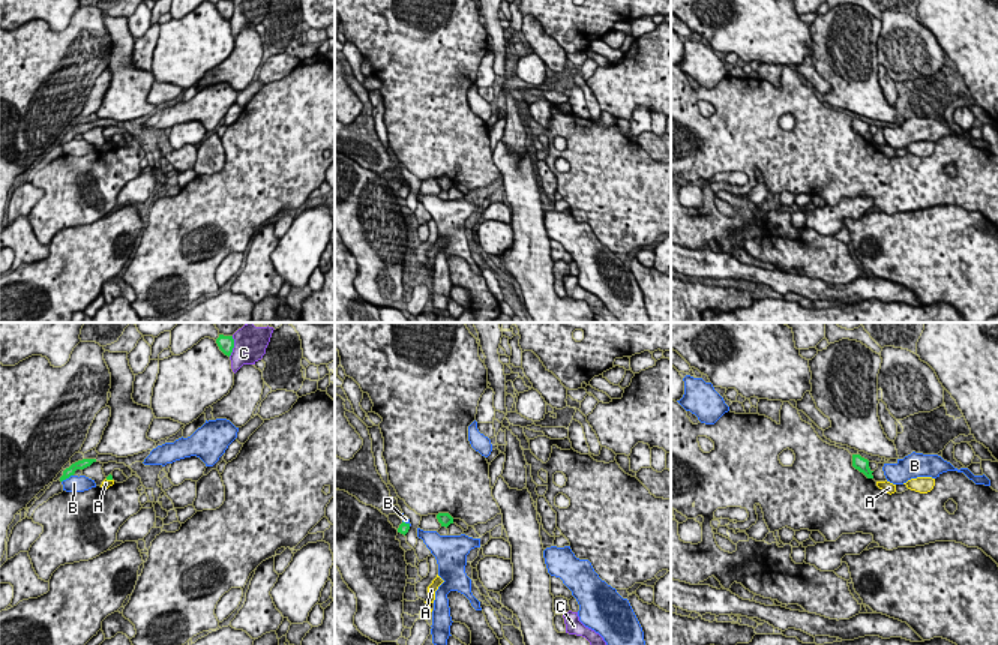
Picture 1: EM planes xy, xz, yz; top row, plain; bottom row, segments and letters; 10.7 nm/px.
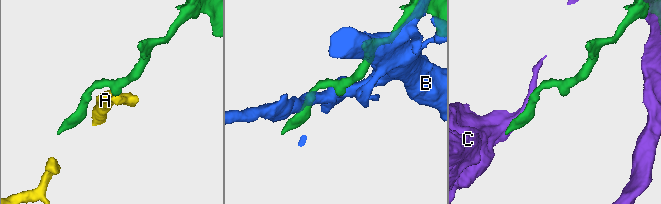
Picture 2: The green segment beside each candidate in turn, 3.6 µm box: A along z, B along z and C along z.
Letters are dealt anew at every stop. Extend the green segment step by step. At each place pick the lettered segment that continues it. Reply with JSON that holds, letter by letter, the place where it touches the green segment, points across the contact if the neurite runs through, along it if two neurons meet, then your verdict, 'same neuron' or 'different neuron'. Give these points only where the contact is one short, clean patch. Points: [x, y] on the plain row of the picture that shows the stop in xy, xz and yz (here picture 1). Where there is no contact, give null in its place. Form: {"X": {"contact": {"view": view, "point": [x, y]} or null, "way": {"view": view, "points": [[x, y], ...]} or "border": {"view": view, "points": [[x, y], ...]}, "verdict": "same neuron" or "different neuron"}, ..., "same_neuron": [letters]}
{"A": {"contact": {"view": "xy", "point": [108, 143]}, "border": {"view": "xy", "points": [[105, 143], [111, 144]]}, "verdict": "different neuron"}, "B": {"contact": {"view": "xy", "point": [66, 141]}, "verdict": "different neuron"}, "C": {"contact": {"view": "xy", "point": [233, 11]}, "verdict": "different neuron"}, "same_neuron": []}

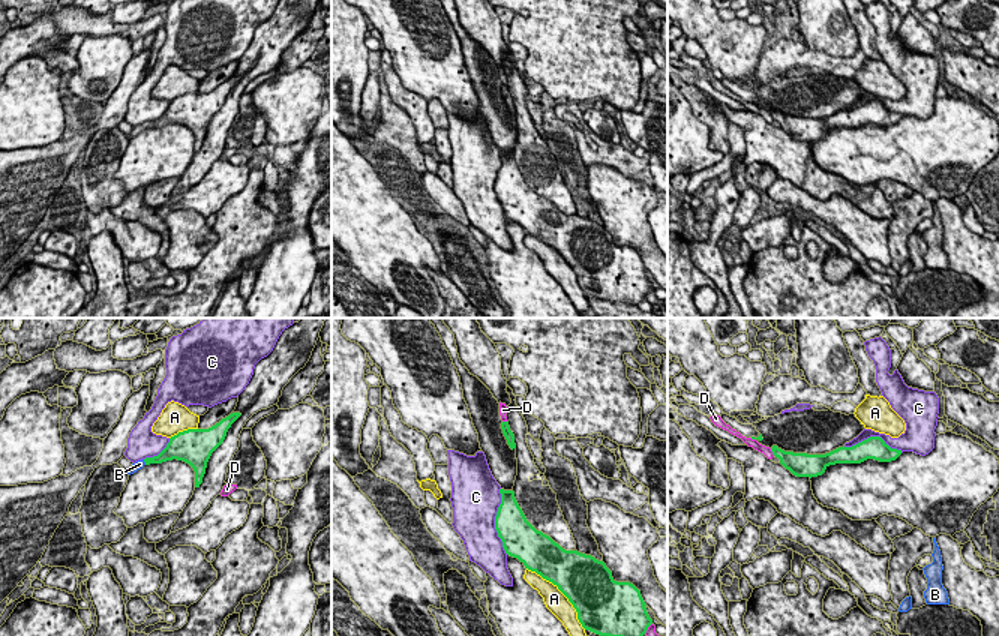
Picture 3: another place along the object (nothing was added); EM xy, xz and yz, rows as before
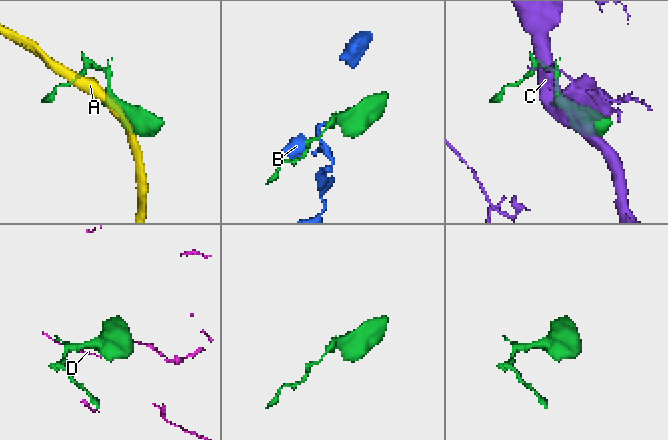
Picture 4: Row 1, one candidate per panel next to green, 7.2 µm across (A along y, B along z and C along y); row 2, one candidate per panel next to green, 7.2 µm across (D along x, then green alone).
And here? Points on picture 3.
{"A": {"contact": {"view": "xz", "point": [561, 255]}, "verdict": "different neuron"}, "B": {"contact": {"view": "xy", "point": [144, 125]}, "way": {"view": "xy", "points": [[165, 119], [158, 123], [144, 125], [140, 128]]}, "verdict": "same neuron"}, "C": {"contact": {"view": "xz", "point": [495, 185]}, "verdict": "different neuron"}, "D": {"contact": {"view": "yz", "point": [771, 114]}, "verdict": "different neuron"}, "same_neuron": ["B"]}

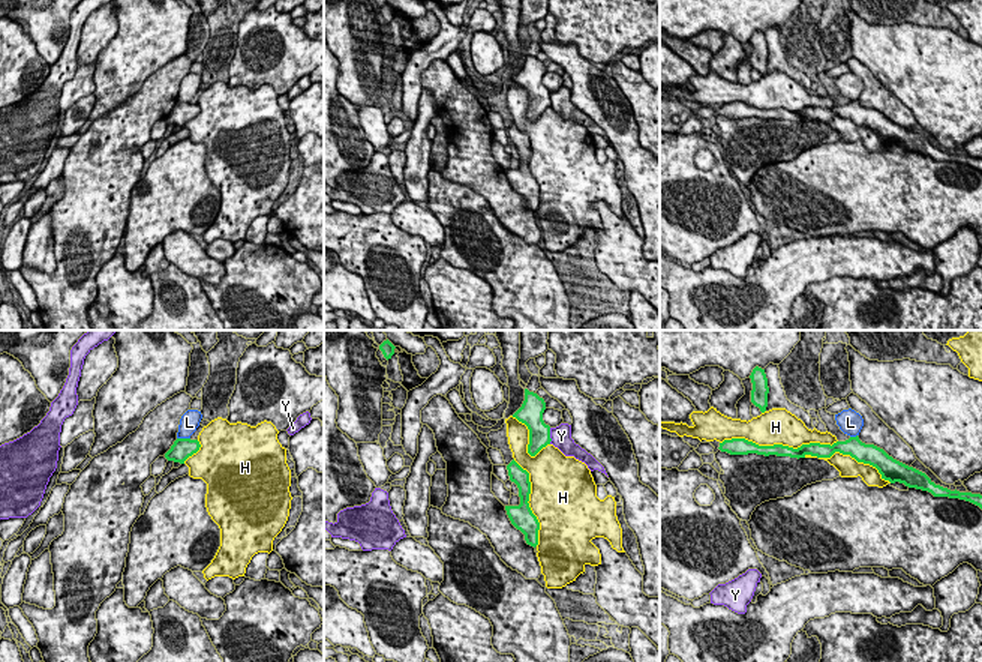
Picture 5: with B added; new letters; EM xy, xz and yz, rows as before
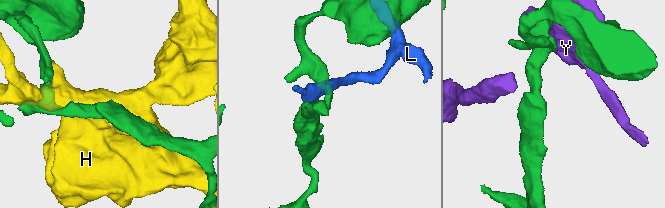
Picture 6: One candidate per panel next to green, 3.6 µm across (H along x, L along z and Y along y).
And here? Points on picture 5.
{"H": {"contact": {"view": "yz", "point": [778, 108]}, "verdict": "different neuron"}, "L": {"contact": {"view": "xy", "point": [183, 102]}, "border": {"view": "xy", "points": [[177, 101], [189, 102]]}, "verdict": "different neuron"}, "Y": {"contact": {"view": "xz", "point": [549, 99]}, "verdict": "different neuron"}, "same_neuron": []}

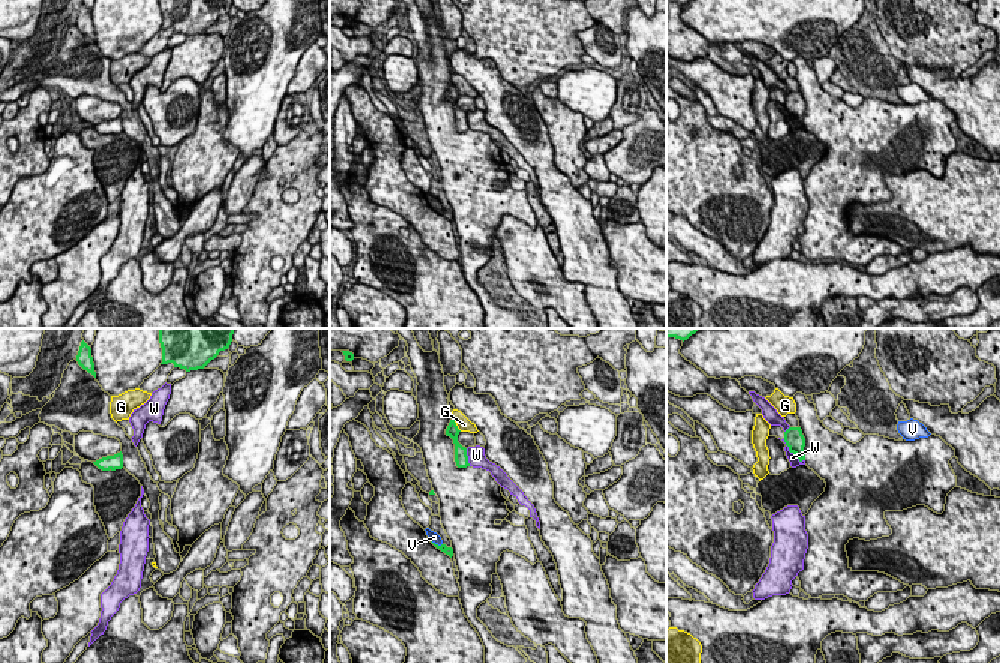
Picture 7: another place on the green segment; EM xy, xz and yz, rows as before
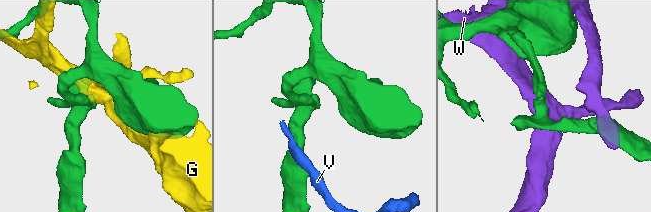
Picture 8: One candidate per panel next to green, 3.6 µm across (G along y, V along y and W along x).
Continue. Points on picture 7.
{"G": {"contact": {"view": "xz", "point": [455, 89]}, "verdict": "different neuron"}, "V": {"contact": {"view": "xz", "point": [437, 209]}, "border": {"view": "xz", "points": [[431, 204], [441, 209]]}, "verdict": "different neuron"}, "W": {"contact": {"view": "yz", "point": [791, 116]}, "verdict": "different neuron"}, "same_neuron": []}

